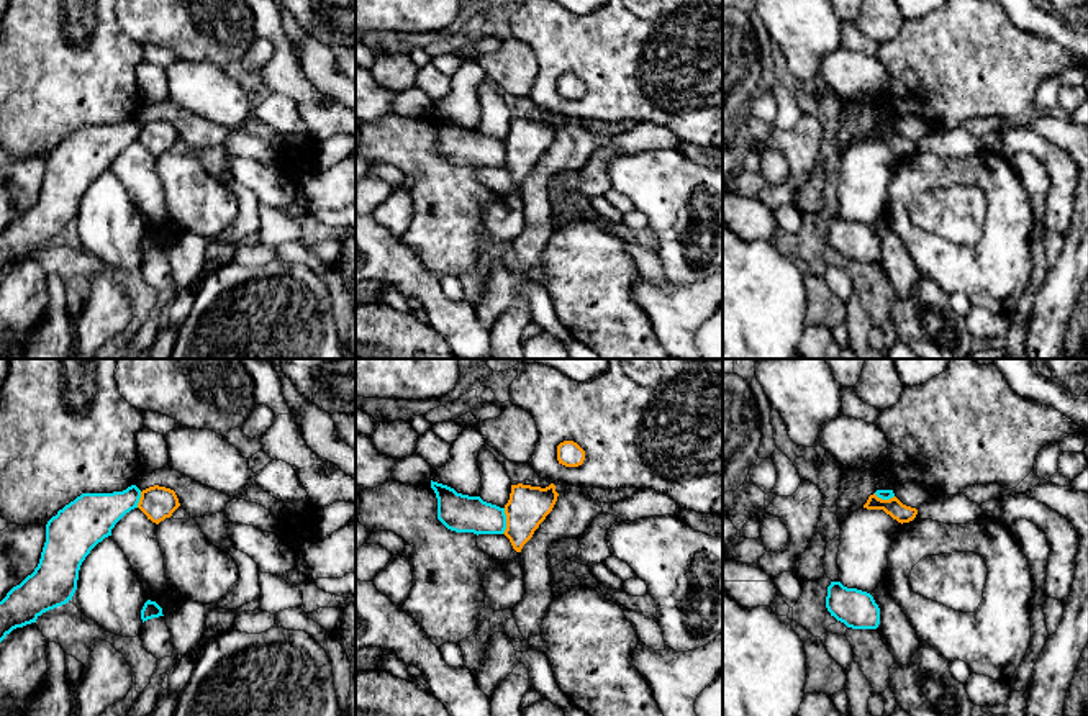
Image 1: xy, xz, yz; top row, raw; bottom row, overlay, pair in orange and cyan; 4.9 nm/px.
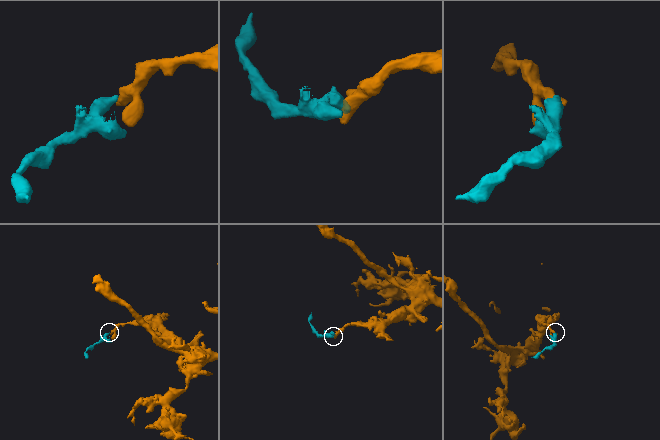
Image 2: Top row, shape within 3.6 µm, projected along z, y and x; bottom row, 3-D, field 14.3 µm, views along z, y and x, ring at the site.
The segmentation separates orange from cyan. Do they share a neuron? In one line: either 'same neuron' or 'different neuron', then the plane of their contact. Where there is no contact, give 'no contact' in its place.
different neuron | xz

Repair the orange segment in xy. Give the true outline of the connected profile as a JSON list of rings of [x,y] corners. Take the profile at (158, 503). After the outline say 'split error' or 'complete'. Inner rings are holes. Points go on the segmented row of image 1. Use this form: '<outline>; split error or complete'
[[[159,485],[143,490],[138,503],[138,508],[156,524],[170,518],[179,506],[175,492]]]; complete

